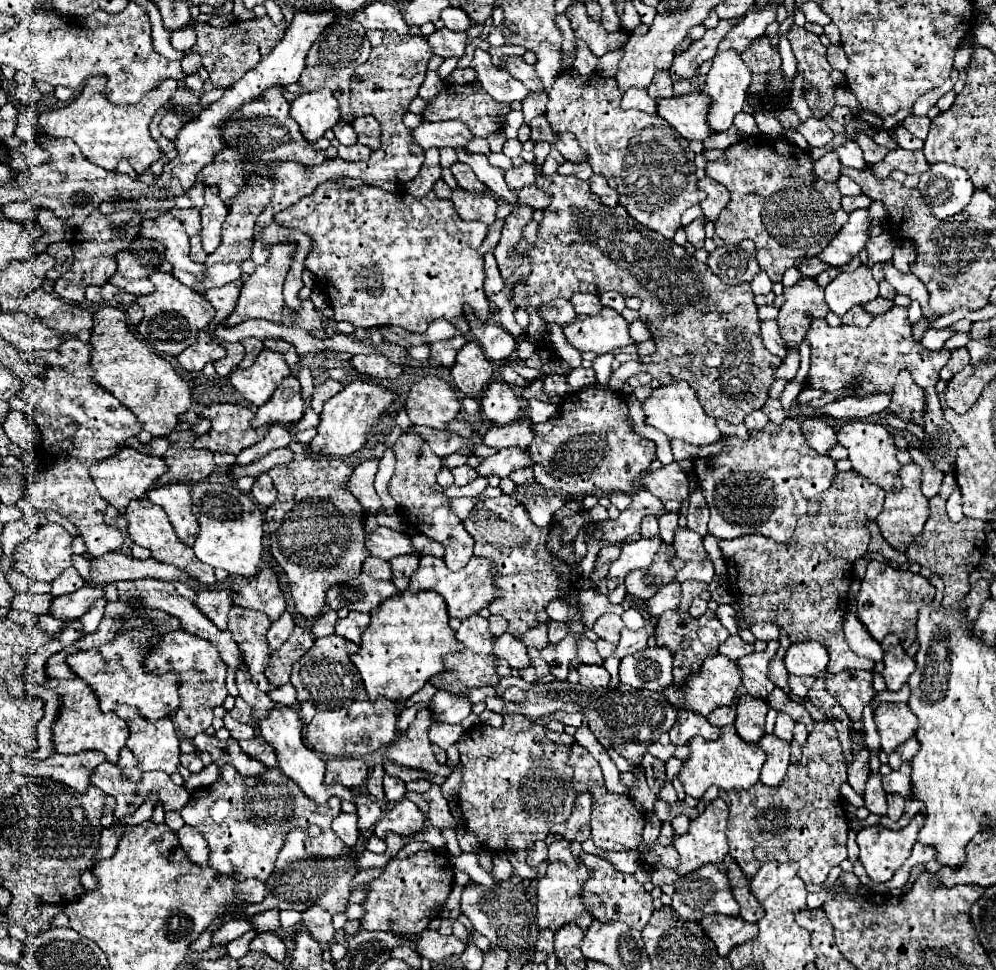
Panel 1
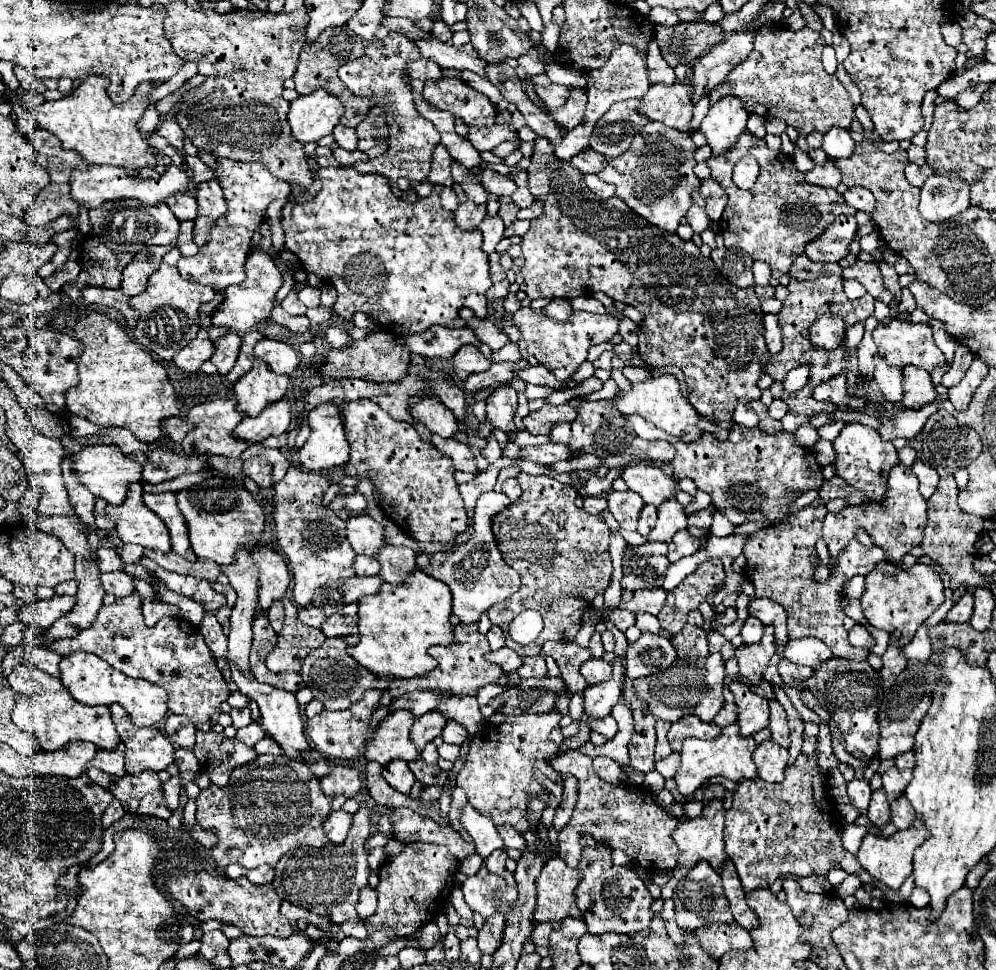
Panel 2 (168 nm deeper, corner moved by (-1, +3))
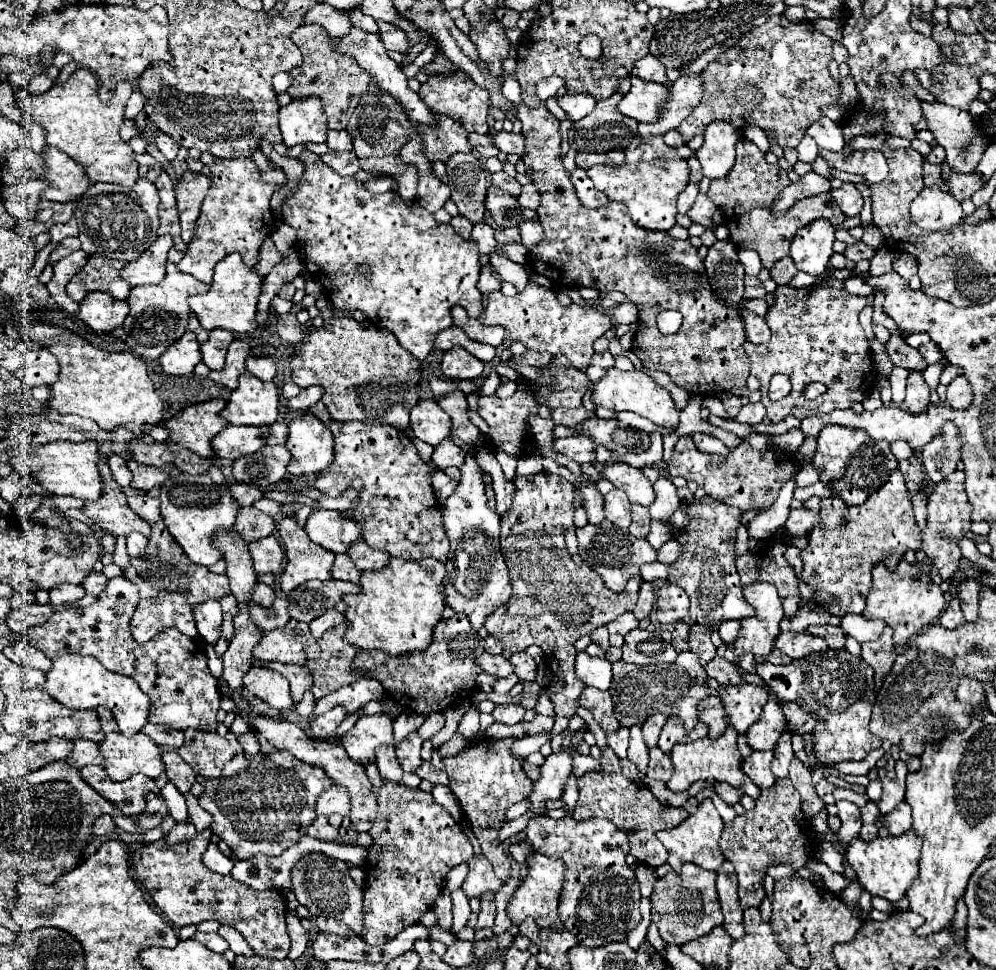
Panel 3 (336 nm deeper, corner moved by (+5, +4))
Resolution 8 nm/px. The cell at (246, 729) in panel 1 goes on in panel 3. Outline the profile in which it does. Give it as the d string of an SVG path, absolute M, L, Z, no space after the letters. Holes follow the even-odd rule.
M243 733L243 735L239 735L237 739L239 739L239 743L241 743L241 747L243 747L243 751L245 751L247 755L259 753L259 741L257 741L255 733Z

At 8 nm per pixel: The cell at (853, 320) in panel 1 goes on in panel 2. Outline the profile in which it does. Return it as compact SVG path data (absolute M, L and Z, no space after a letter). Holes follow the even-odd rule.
M827 276L827 278L819 278L815 282L795 282L793 278L789 280L789 286L787 286L789 294L787 298L783 300L783 308L781 312L777 314L779 318L779 328L783 332L783 350L779 354L773 354L771 360L763 366L763 372L769 374L773 378L773 386L769 388L771 394L779 400L783 400L789 408L791 414L805 414L805 416L815 416L815 414L821 414L821 412L837 412L837 406L833 402L817 402L813 400L813 388L819 386L821 382L837 376L837 374L845 374L847 376L847 386L849 386L849 392L853 394L855 392L855 382L859 378L859 364L857 364L857 352L856 350L847 352L843 345L833 352L827 352L827 350L821 350L821 348L815 348L809 340L809 328L815 324L815 320L825 314L825 312L831 312L835 316L841 316L846 326L851 324L857 324L857 322L865 322L865 318L873 315L875 299L866 293L859 299L849 300L843 292L843 284L841 284L841 278L839 276ZM797 366L809 366L811 372L809 372L809 386L801 388L799 392L795 394L787 394L783 388L781 388L781 382L785 378L785 374L791 370L791 368L797 368Z

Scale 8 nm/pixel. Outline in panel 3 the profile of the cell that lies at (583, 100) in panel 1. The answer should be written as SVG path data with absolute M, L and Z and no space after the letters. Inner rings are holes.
M653 135L649 139L633 137L633 143L625 149L623 165L593 165L587 169L587 175L593 179L595 187L609 197L609 201L625 203L635 225L655 231L669 231L675 225L677 195L689 181L689 165L679 157L675 147L665 145L661 135Z

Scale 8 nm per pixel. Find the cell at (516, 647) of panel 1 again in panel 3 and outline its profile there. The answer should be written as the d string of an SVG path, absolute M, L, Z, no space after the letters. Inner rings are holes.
M483 653L481 657L477 657L477 665L485 671L485 673L491 673L495 677L507 677L513 673L513 665L509 659L505 659L503 655L489 655L489 653Z

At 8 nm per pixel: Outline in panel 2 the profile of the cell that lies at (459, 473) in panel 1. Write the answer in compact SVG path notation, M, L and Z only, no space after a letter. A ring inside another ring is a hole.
M432 433L431 442L437 446L437 450L453 460L455 470L465 470L465 472L477 472L475 470L475 458L471 458L471 450L467 444L461 444L453 438L439 438Z

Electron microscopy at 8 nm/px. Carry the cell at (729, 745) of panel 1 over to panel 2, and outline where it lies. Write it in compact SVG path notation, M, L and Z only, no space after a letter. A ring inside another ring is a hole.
M737 724L723 728L721 734L717 738L711 738L711 740L685 738L683 750L681 750L681 766L675 774L677 790L683 796L691 796L705 780L709 780L713 776L723 776L723 778L729 778L733 782L739 782L743 778L755 778L757 770L755 770L755 764L751 760L755 748L757 748L755 740L751 736L749 738L741 736Z

